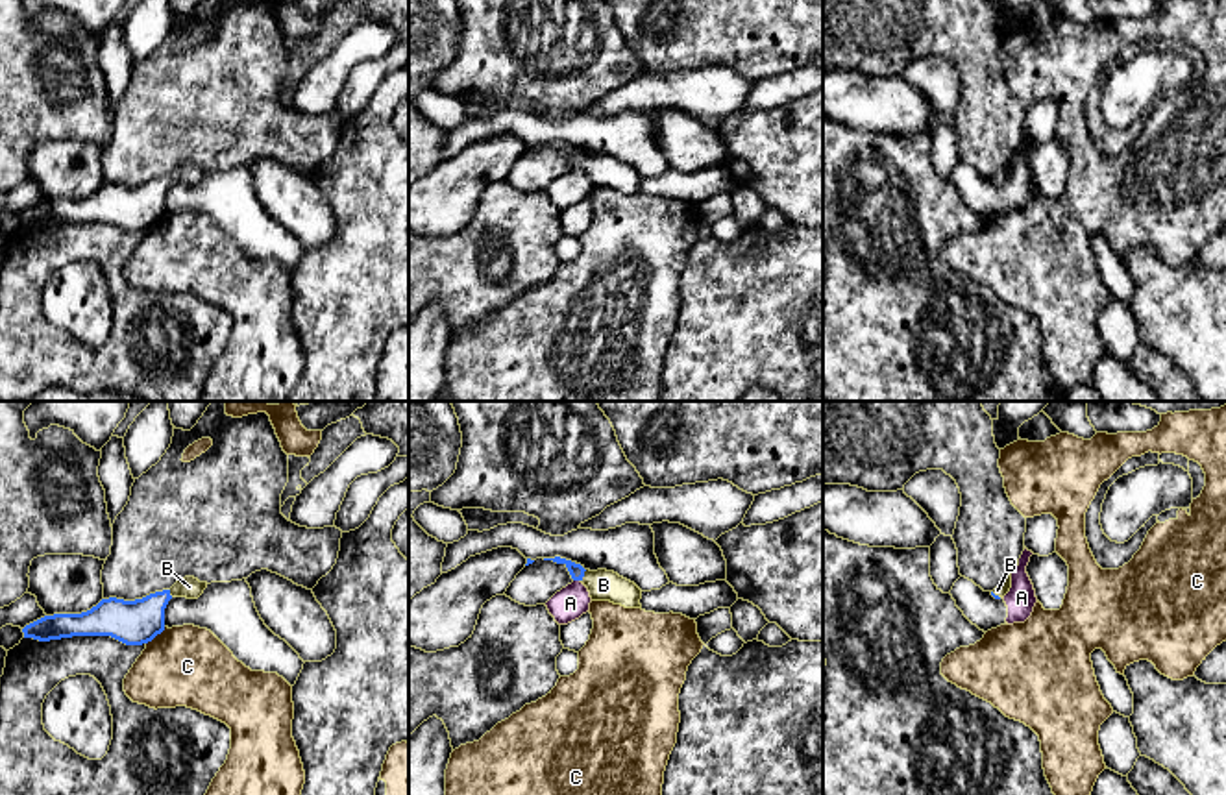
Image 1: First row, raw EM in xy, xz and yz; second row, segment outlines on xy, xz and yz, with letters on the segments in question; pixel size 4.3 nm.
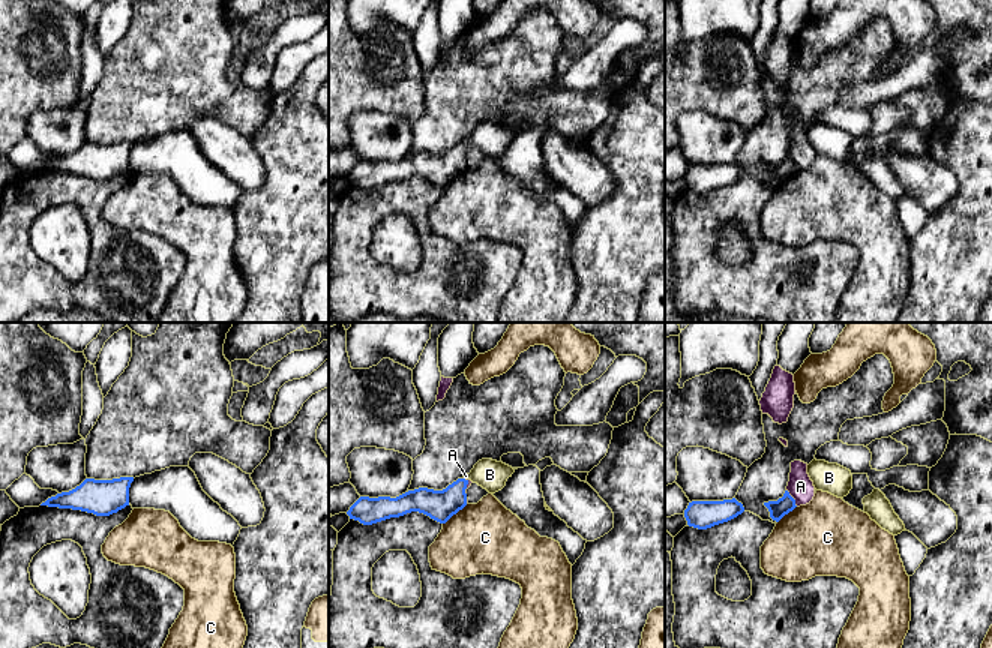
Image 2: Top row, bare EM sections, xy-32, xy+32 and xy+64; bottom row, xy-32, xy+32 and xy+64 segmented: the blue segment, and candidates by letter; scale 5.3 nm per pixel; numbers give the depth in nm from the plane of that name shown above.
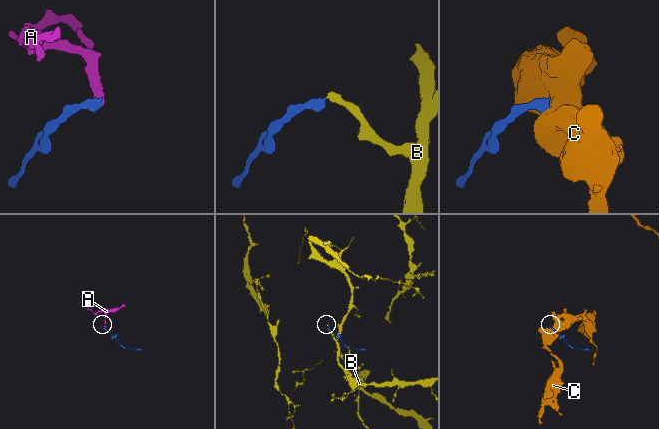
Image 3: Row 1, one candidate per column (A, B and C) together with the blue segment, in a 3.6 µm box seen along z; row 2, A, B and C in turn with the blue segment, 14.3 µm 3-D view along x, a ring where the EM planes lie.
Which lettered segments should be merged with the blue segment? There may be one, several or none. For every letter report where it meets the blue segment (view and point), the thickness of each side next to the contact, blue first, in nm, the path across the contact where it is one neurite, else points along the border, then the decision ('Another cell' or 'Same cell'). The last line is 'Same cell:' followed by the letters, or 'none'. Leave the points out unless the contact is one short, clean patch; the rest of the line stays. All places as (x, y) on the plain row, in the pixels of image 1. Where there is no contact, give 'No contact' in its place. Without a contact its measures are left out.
A: Touches blue at xz (577, 165). Thickness 60 nm (blue) against 150 nm. Boundary: xz (574, 165), (579, 167). Another cell
B: Touches blue at xz (583, 161). Thickness 60 nm (blue) against 130 nm. Path across: xz (576, 156), (583, 161), (603, 171). Same cell
C: Touches blue at xy (156, 220). Thickness 190 nm (blue) against 360 nm. Boundary: xy (165, 213), (147, 230). Another cell
Same cell: B

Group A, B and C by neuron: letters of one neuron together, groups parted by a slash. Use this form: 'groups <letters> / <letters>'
groups A / B / C

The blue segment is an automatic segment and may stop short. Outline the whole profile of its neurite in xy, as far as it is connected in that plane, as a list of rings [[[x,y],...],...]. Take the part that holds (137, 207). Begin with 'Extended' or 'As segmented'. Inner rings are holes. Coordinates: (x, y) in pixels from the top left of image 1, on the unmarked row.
Extended. [[[194,163],[178,166],[170,176],[142,185],[102,185],[81,200],[44,202],[22,214],[24,224],[39,227],[72,222],[111,222],[126,231],[142,231],[165,216],[165,194],[172,183],[198,185],[207,168]]]

